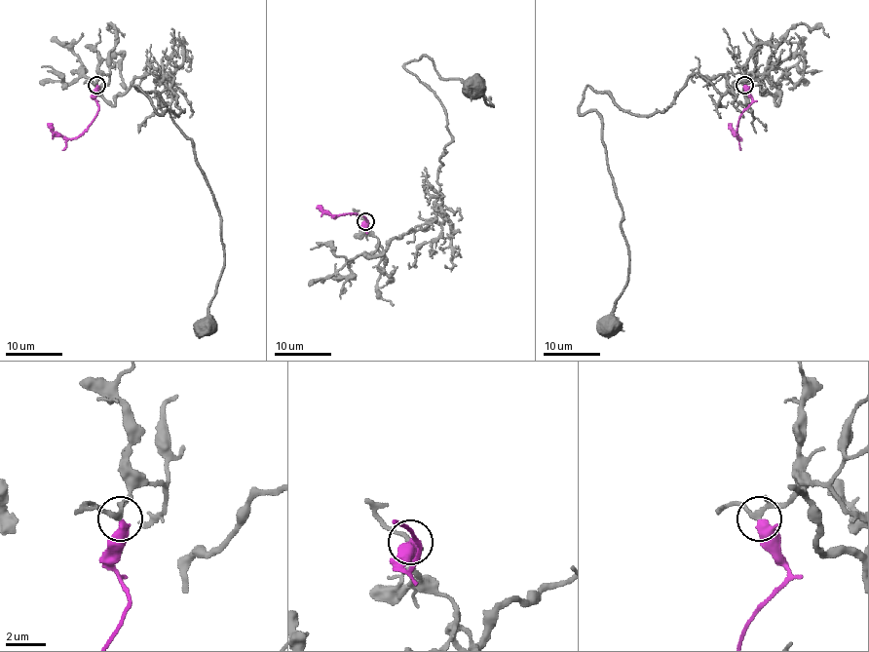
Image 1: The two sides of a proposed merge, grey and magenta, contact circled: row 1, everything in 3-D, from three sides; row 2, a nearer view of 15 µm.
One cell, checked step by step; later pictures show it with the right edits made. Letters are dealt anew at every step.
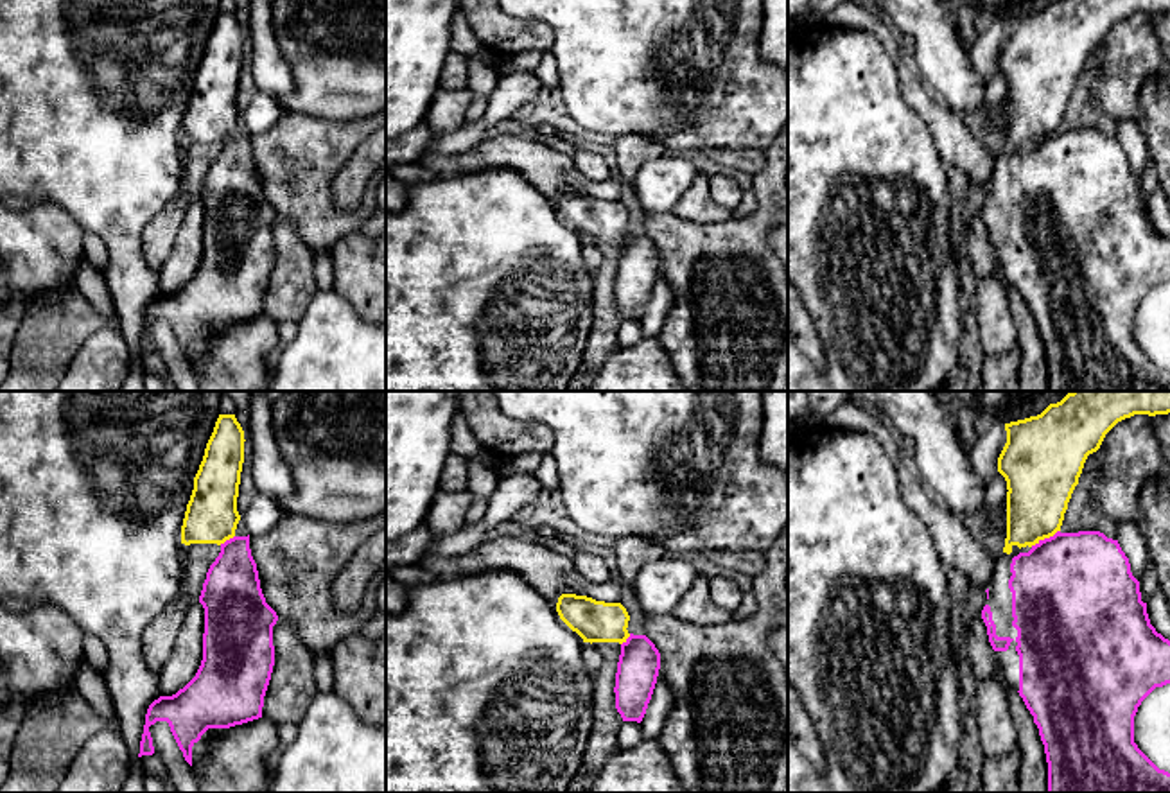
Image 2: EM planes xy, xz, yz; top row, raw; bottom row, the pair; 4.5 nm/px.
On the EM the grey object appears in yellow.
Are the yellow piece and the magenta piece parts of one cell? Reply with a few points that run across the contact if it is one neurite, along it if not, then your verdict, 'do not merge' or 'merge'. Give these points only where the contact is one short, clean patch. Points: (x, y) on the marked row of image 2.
line yz (1039, 481), (1039, 530), (1045, 537), (1068, 587); merge

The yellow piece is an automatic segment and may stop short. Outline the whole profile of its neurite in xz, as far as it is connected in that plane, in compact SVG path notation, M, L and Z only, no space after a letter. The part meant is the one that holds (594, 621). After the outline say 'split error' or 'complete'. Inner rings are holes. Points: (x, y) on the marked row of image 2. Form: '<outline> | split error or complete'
M562 594L556 612L583 642L621 644L614 687L616 709L623 721L641 723L660 669L660 653L655 644L646 635L633 635L626 630L630 615L621 603Z | split error

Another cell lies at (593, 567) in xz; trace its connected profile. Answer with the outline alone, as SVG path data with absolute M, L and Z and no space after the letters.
M580 549L572 556L576 571L590 583L607 583L612 581L612 567L594 553Z

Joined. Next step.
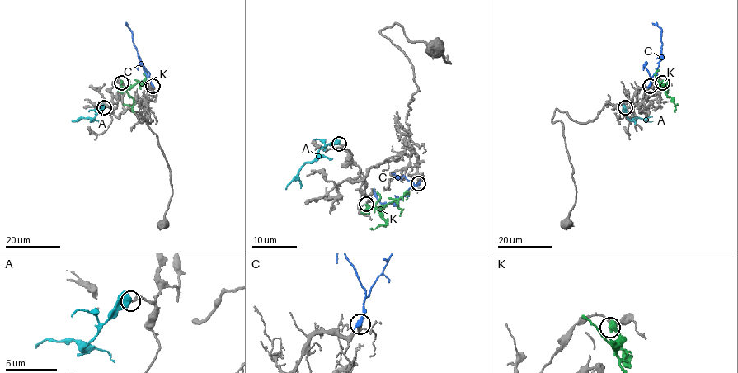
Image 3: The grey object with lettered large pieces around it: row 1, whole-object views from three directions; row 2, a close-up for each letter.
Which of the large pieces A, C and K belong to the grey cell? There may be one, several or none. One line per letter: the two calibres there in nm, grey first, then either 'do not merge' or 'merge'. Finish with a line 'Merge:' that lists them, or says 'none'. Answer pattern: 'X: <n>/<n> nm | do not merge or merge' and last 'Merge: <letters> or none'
A: 260/550 nm | merge
C: 160/460 nm | do not merge
K: 100/650 nm | do not merge
Merge: A

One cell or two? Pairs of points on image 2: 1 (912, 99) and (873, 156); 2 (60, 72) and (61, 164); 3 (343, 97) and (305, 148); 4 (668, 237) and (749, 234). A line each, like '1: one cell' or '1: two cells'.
1: two cells
2: one cell
3: two cells
4: one cell

